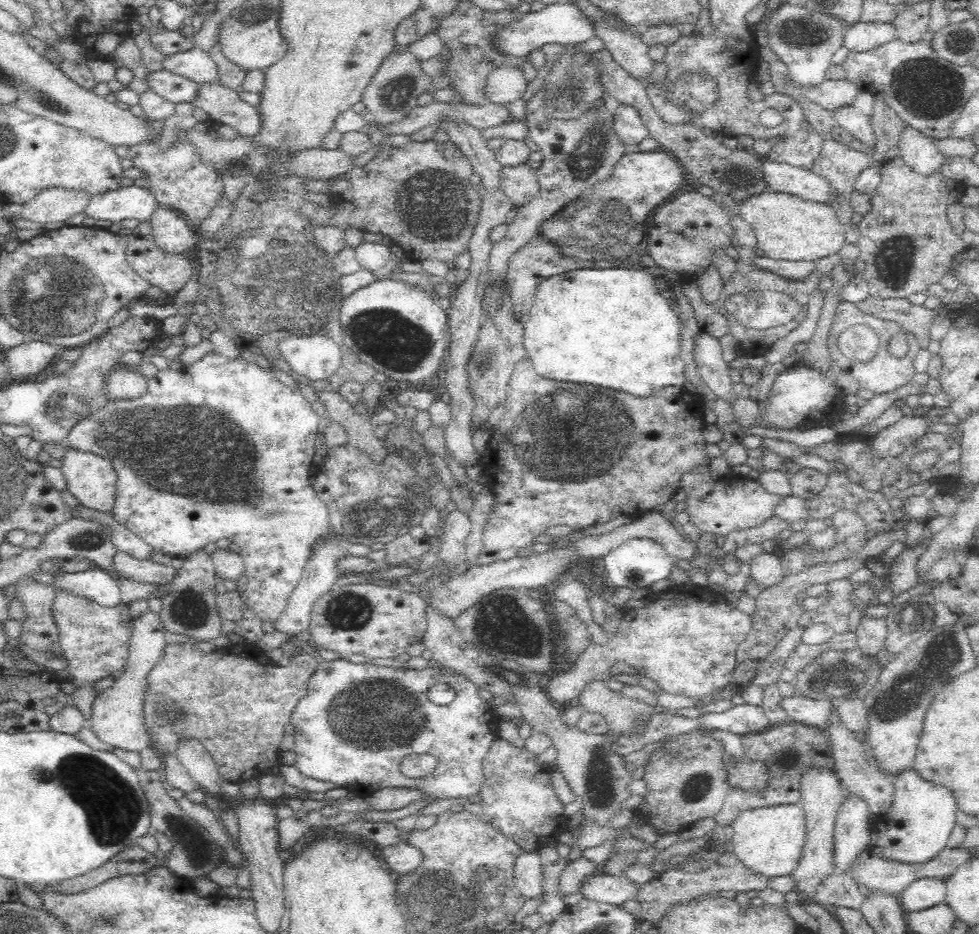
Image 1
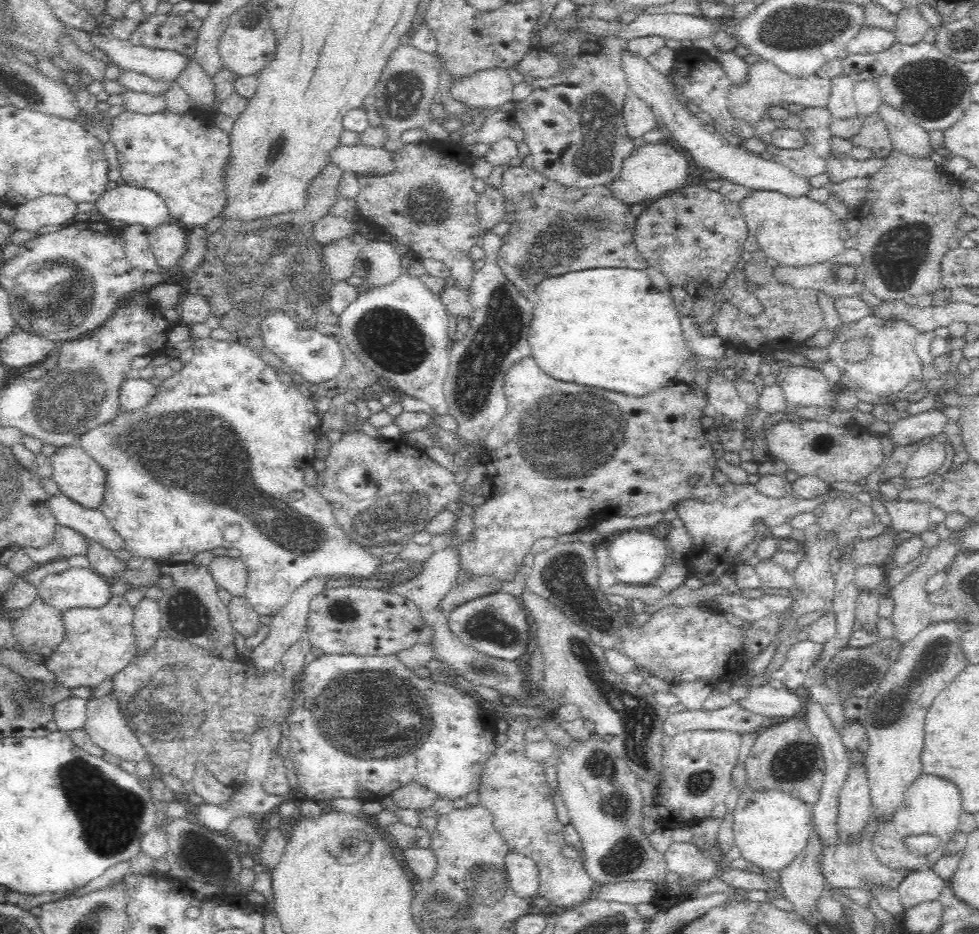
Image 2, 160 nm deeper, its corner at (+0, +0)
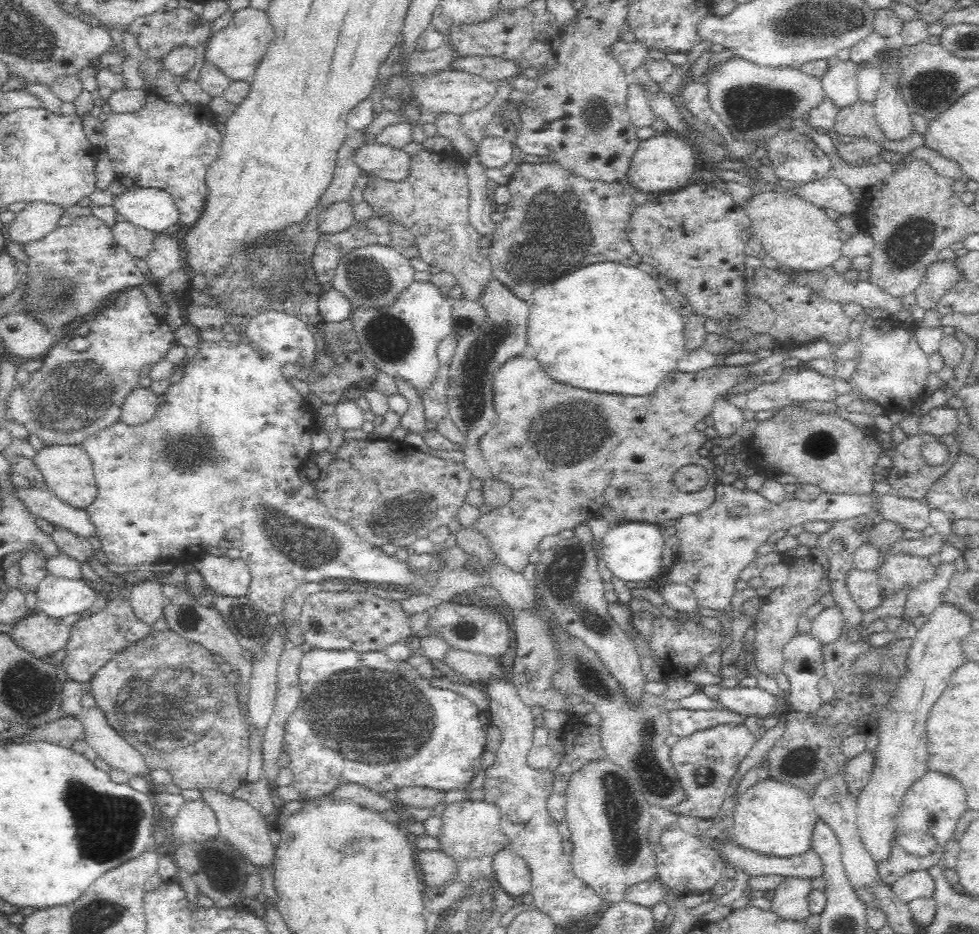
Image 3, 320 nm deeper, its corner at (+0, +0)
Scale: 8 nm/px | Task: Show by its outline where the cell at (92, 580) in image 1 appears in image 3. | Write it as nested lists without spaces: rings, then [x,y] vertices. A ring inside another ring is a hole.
[[[47,574],[38,586],[34,611],[62,618],[94,606],[97,591],[84,578],[64,578]]]

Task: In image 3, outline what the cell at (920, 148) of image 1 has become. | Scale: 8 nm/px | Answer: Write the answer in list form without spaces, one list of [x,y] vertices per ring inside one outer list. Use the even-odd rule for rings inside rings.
[[[887,65],[883,68],[882,84],[873,104],[875,119],[884,138],[892,142],[902,142],[910,138],[916,130],[911,111],[895,88],[897,66]]]

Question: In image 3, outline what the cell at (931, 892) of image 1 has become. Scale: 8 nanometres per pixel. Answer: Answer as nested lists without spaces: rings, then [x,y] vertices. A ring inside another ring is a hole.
[[[928,870],[914,871],[900,876],[891,887],[896,896],[907,903],[915,898],[932,897],[935,892],[935,882]]]

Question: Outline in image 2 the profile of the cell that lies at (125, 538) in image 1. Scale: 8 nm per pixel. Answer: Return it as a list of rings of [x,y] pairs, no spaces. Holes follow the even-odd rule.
[[[62,493],[52,495],[48,505],[58,523],[78,530],[108,550],[126,549],[124,537],[112,527],[100,509],[86,508]]]

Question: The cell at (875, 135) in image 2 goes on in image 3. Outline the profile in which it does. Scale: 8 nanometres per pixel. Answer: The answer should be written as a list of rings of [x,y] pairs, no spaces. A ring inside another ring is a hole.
[[[831,131],[828,136],[832,138],[838,156],[854,166],[863,165],[870,157],[882,152],[882,146],[870,137],[842,136]]]

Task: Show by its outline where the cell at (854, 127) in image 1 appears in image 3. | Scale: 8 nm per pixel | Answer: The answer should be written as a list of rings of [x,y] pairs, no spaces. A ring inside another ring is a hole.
[[[828,59],[828,72],[822,76],[826,97],[838,111],[852,107],[858,101],[857,65],[852,60]]]

